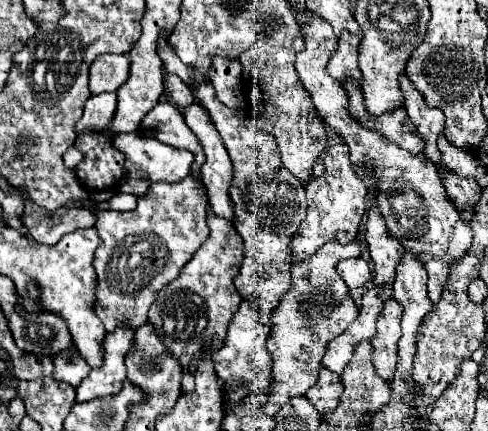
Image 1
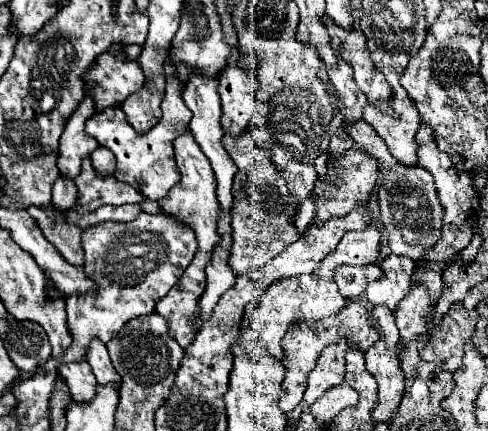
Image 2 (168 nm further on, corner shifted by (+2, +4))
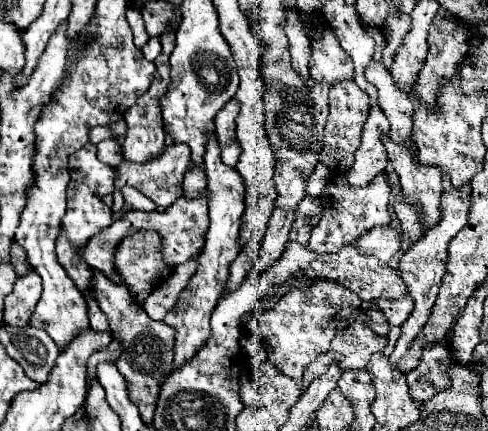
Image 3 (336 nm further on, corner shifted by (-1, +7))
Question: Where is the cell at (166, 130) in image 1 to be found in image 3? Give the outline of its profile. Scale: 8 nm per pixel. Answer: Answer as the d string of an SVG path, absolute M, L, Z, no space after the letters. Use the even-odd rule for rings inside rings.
M190 168L184 178L184 196L198 196L198 192L206 188L206 174L204 170L198 172L198 168Z

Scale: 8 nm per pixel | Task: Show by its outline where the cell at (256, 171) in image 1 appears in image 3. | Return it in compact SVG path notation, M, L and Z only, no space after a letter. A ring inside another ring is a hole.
M318 280L318 284L312 284L310 288L292 288L286 296L282 296L282 300L278 300L278 304L274 304L272 310L262 316L262 322L258 326L258 336L268 354L268 360L280 374L290 376L298 384L300 392L304 392L304 368L330 348L340 318L360 310L360 304L362 300L358 300L354 292L346 290L338 282Z

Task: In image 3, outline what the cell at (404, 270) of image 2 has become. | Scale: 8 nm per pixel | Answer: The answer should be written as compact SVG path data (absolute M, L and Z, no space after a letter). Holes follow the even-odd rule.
M406 294L402 300L378 300L376 304L382 310L382 314L390 326L402 326L414 306L410 294Z

